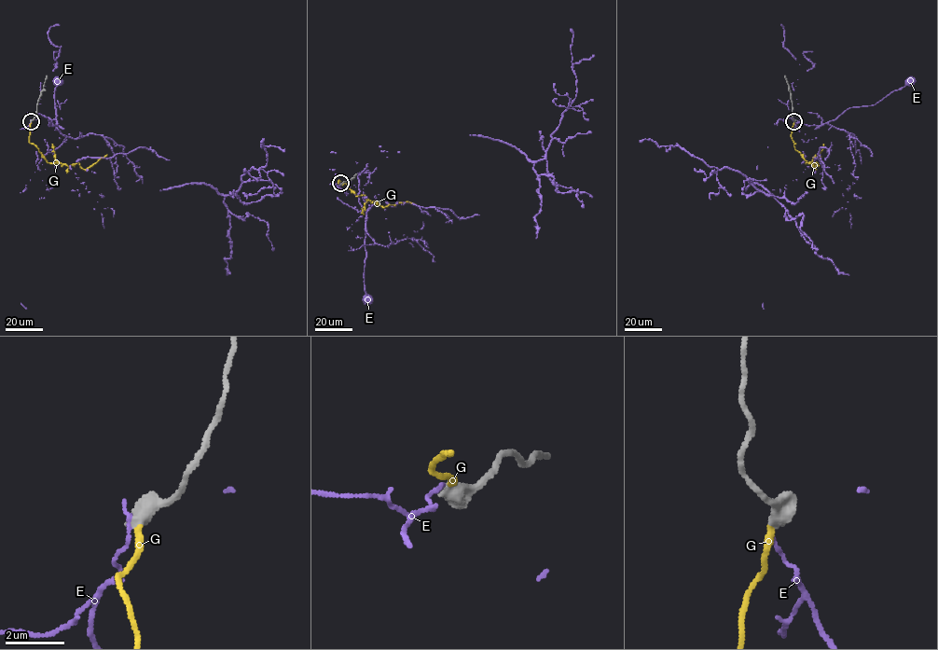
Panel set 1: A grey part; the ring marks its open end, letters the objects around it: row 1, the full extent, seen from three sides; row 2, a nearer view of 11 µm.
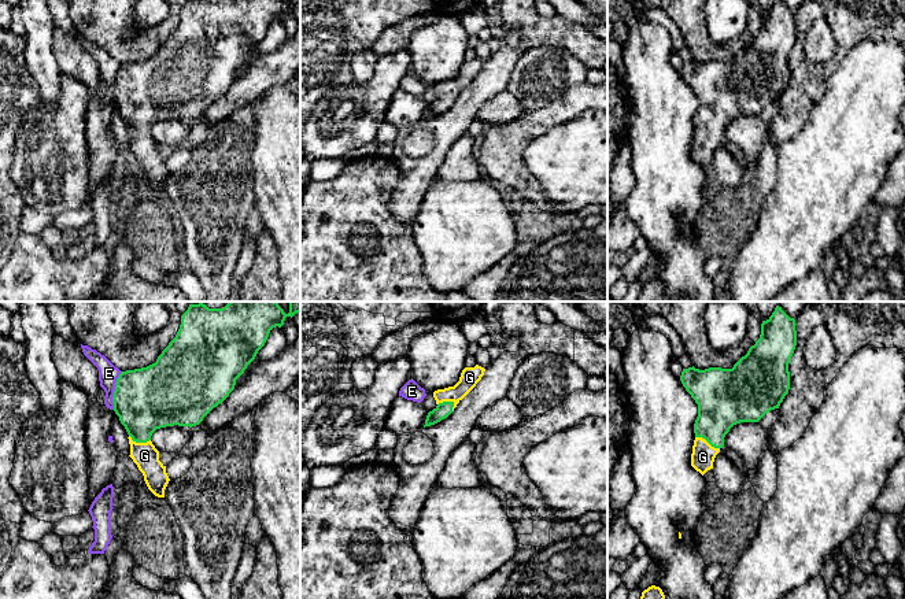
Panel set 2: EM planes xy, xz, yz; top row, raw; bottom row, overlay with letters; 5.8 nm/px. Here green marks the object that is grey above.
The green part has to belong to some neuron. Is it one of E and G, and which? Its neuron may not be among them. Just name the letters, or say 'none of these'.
G

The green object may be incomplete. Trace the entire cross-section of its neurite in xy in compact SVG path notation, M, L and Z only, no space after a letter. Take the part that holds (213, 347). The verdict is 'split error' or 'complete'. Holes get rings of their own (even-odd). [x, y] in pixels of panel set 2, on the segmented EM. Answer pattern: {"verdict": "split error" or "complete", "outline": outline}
{"verdict": "split error", "outline": "M229 302L222 308L189 304L181 315L176 337L156 362L141 369L121 371L112 396L114 411L129 435L130 458L144 476L148 489L165 498L170 481L159 451L151 441L156 429L196 426L234 389L236 380L255 359L273 328L281 328L287 317L300 313L300 302L289 302L285 314L277 302Z"}

